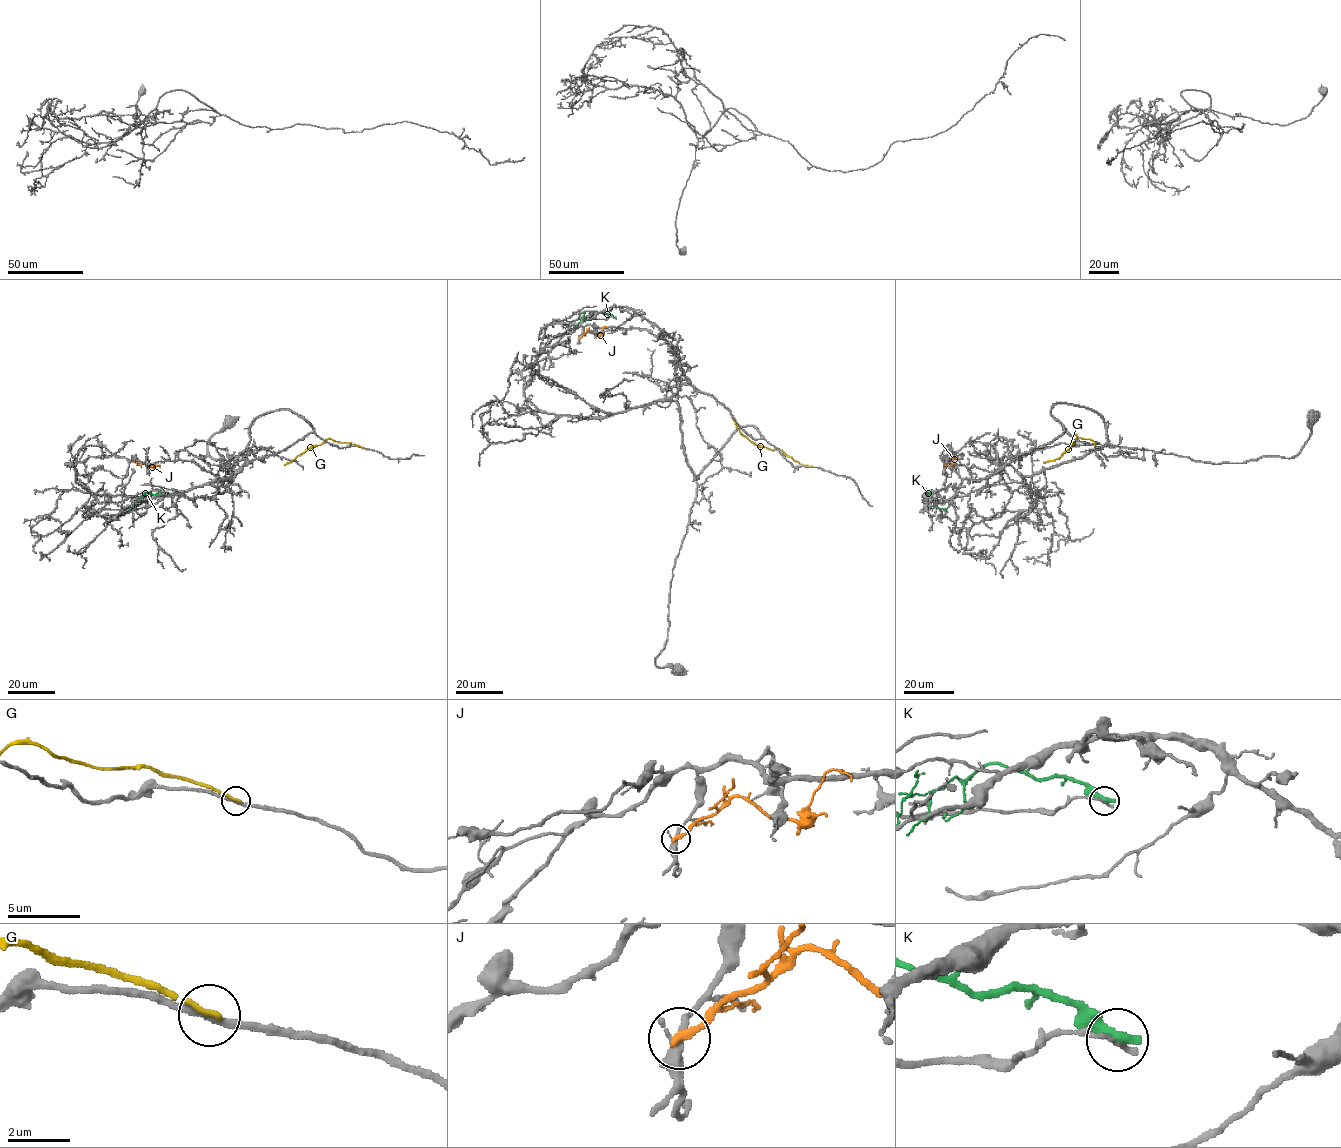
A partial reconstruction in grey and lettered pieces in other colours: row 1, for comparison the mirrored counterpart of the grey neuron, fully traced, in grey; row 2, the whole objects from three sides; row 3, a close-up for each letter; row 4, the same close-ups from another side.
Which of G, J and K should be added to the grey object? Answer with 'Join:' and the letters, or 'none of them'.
Join: none of them

